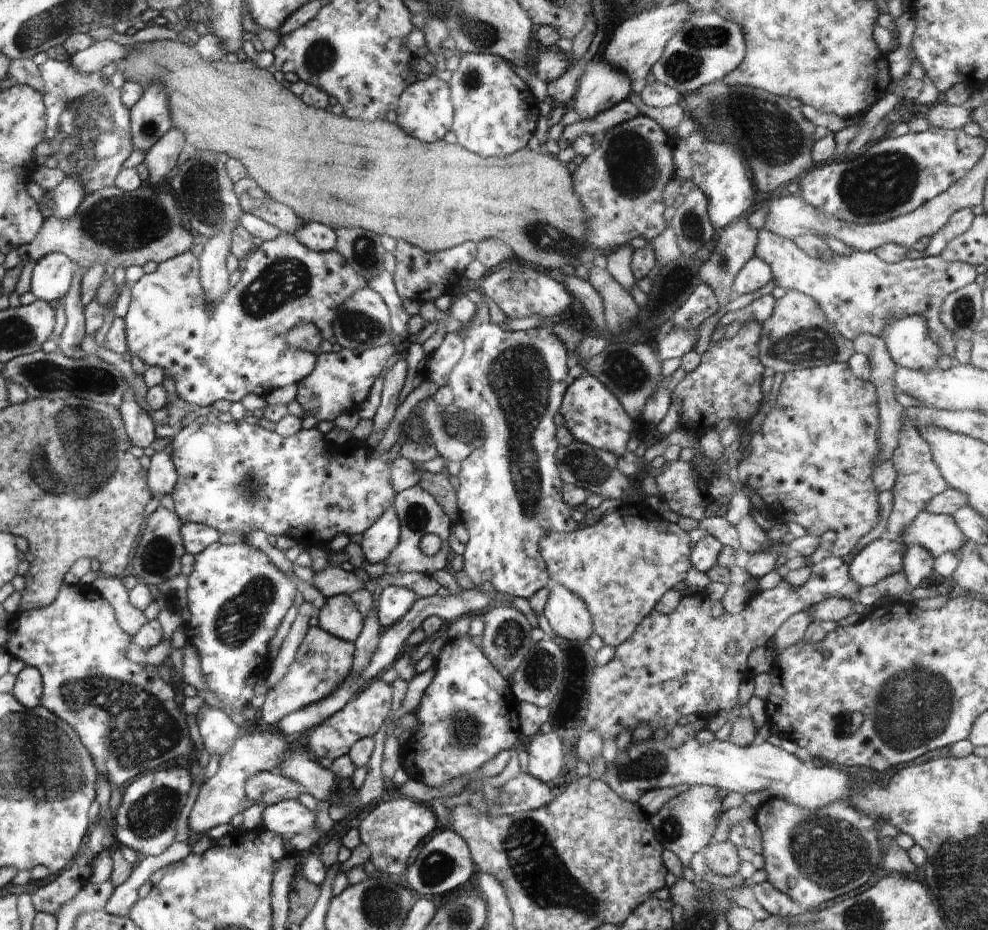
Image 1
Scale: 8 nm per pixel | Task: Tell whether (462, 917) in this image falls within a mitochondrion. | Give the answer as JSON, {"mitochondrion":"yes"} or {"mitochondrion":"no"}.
{"mitochondrion":"yes"}

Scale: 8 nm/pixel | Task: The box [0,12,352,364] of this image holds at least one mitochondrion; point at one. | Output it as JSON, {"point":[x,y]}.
{"point":[84,130]}

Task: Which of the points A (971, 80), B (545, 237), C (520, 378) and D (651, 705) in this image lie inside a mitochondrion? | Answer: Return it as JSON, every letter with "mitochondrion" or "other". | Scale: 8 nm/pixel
{"A":"other","B":"mitochondrion","C":"mitochondrion","D":"other"}

